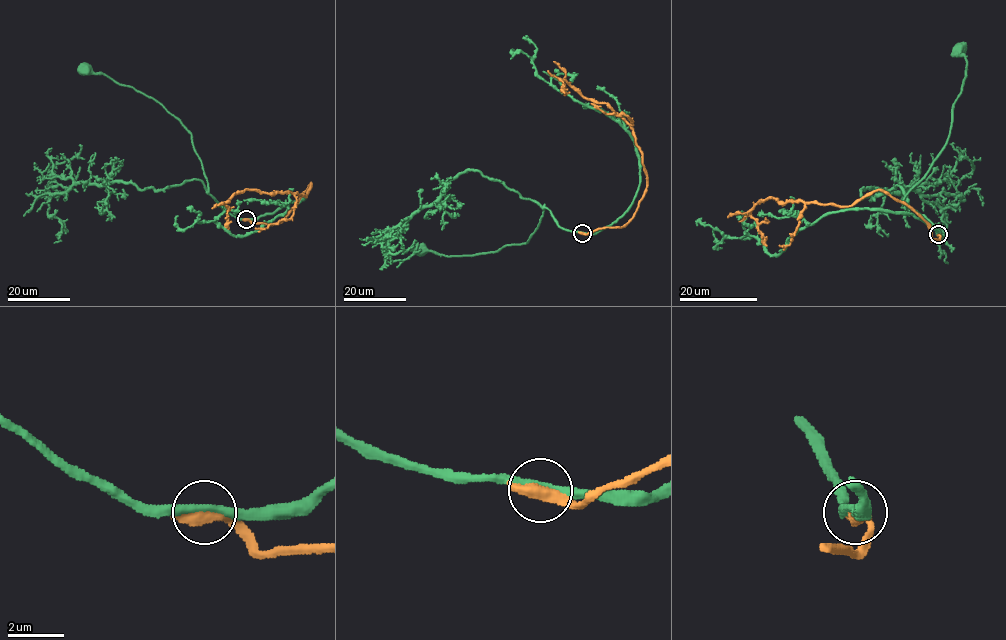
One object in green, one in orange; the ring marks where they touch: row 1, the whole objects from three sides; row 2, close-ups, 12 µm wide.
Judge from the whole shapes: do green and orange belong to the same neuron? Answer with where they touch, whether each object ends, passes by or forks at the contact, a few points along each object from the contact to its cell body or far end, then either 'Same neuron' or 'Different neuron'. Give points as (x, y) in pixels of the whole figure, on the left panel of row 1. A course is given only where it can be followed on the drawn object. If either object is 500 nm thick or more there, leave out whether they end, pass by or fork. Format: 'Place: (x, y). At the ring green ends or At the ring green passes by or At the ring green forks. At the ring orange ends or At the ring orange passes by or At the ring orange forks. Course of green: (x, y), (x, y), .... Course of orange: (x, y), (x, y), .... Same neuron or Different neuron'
Place: (246, 219). Course of green: (246, 219), (228, 213), (208, 193), (207, 178), (191, 135), (185, 127), (158, 102), (132, 87), (84, 69). Course of orange: (246, 219), (253, 224), (276, 224), (310, 183), (306, 196), (237, 191), (225, 205), (228, 228). Different neuron

